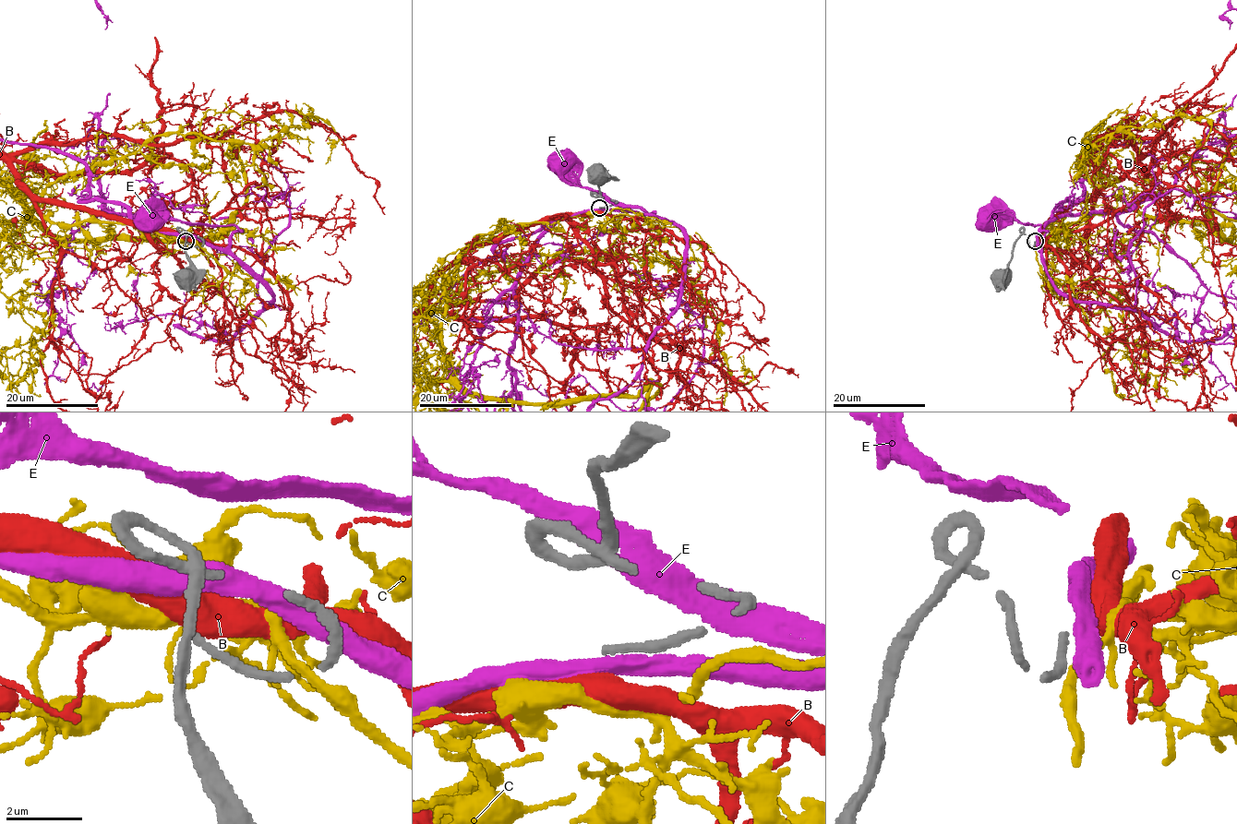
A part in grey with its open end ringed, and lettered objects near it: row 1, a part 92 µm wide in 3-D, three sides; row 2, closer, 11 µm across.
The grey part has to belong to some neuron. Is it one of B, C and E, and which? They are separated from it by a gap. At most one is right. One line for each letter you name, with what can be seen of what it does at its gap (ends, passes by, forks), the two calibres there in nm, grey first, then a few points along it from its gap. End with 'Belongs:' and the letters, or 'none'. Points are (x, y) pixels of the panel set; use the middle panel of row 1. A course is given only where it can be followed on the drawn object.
Belongs: none

